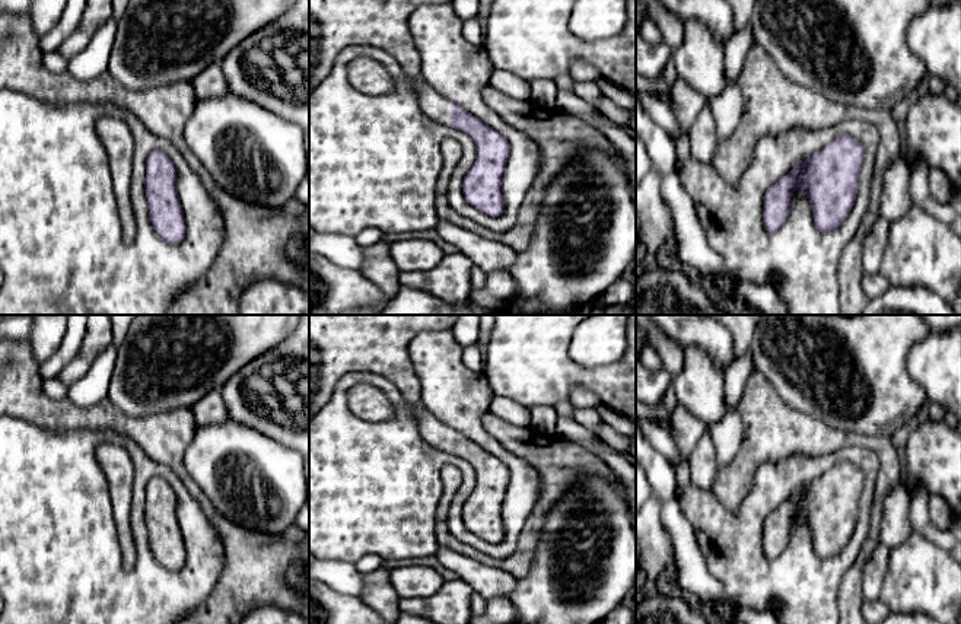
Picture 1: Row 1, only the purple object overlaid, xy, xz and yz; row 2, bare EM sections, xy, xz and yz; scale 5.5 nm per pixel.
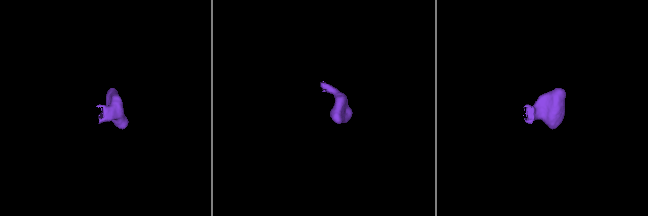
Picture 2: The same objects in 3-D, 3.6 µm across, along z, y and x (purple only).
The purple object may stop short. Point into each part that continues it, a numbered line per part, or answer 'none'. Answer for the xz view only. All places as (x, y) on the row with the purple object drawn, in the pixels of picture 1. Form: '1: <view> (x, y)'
1: xz (334, 25)

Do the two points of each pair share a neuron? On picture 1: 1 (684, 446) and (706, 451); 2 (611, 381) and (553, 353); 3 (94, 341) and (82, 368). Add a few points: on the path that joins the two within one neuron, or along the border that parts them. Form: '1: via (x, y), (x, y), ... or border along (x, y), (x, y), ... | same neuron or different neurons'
1: border along (706, 430), (686, 459) | different neurons
2: via (597, 379), (575, 375), (567, 368) | same neuron
3: via (91, 347), (82, 362) | same neuron

